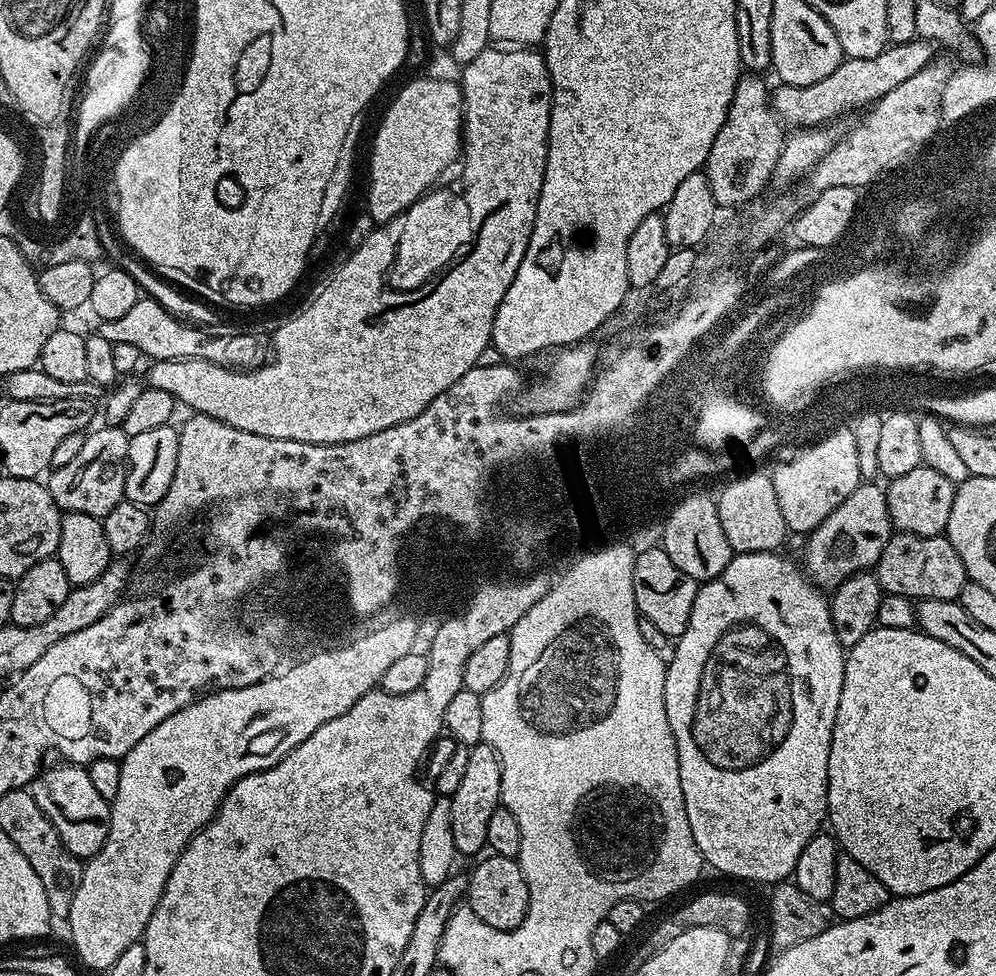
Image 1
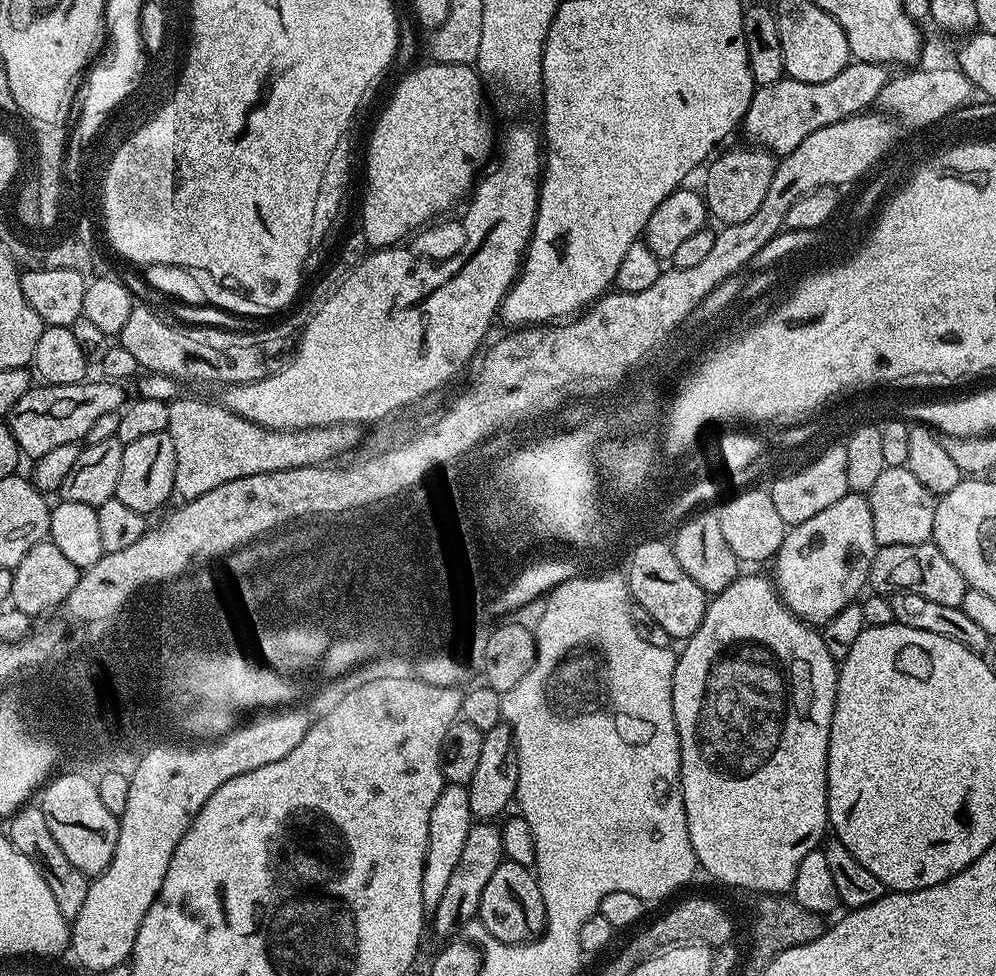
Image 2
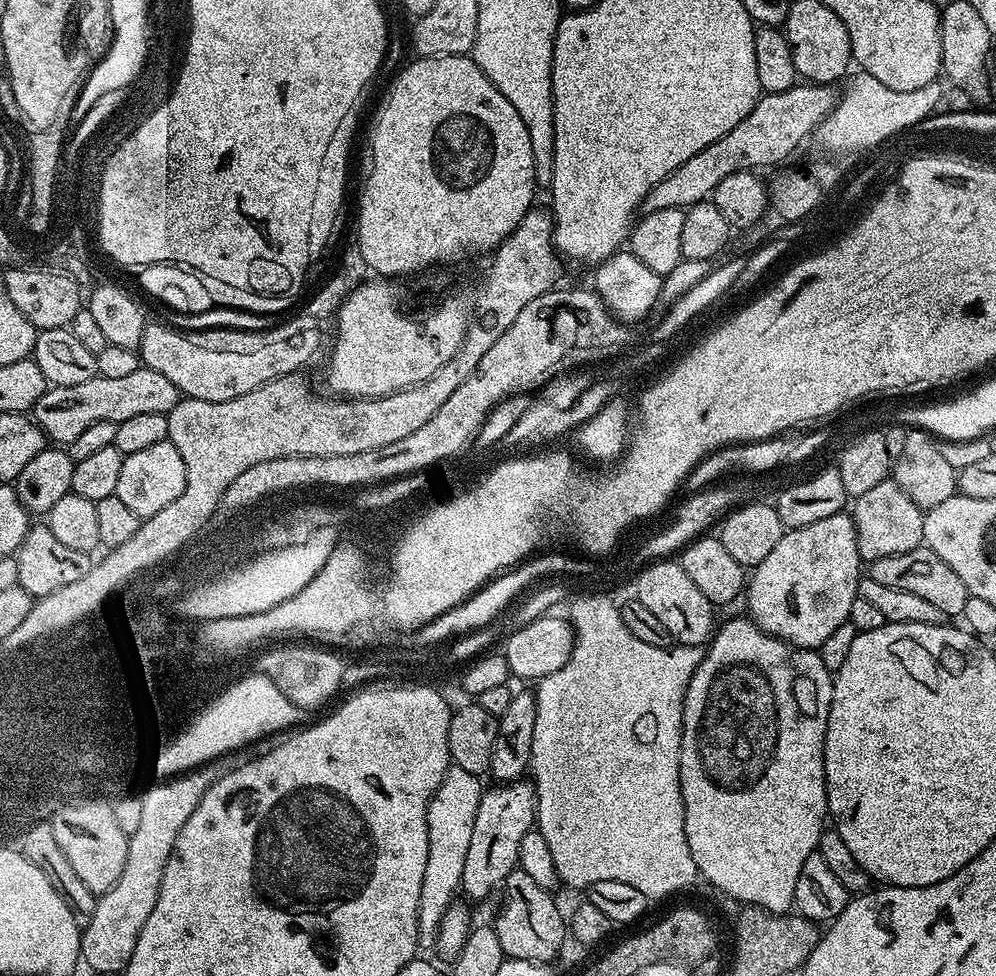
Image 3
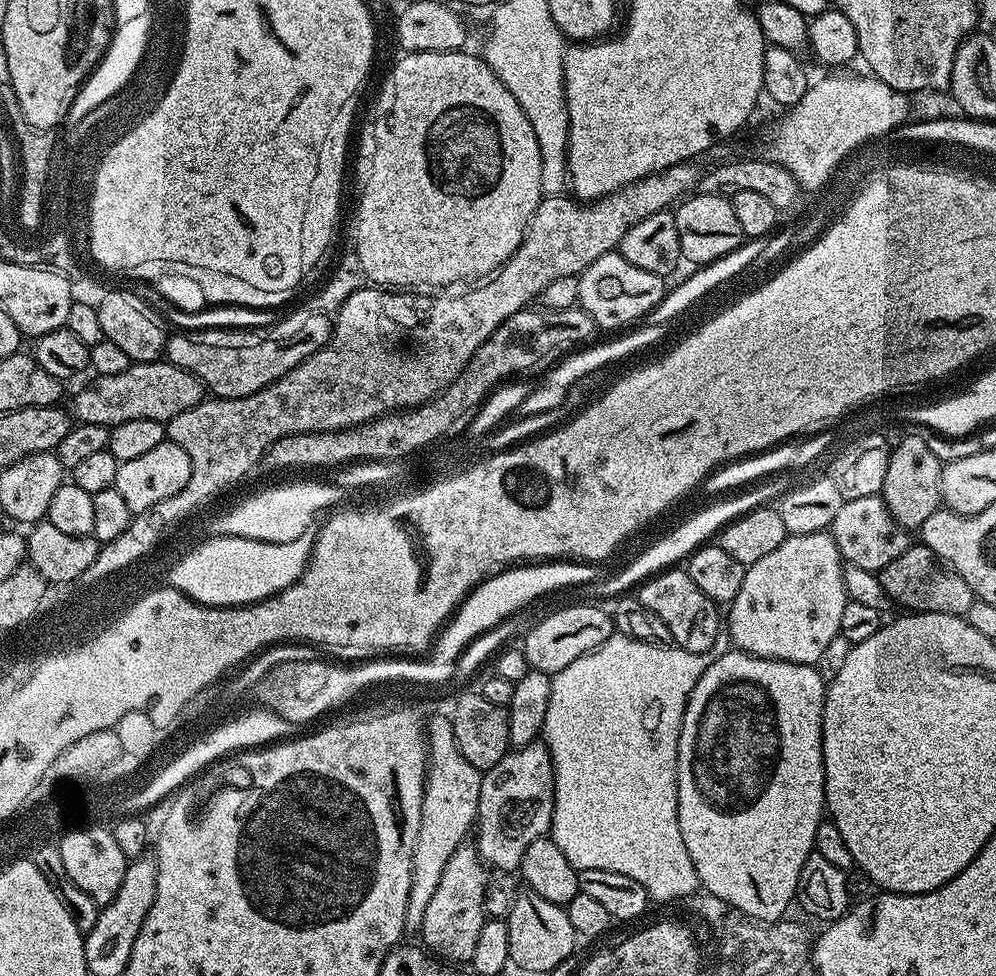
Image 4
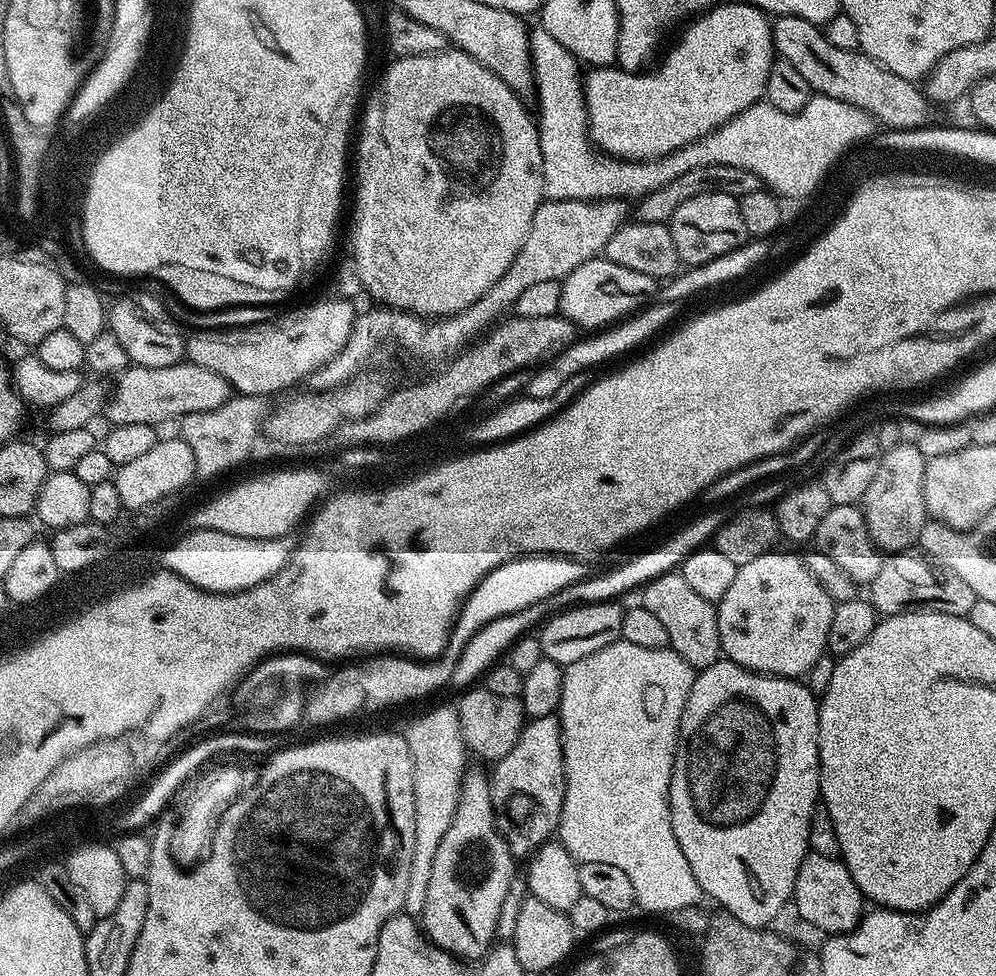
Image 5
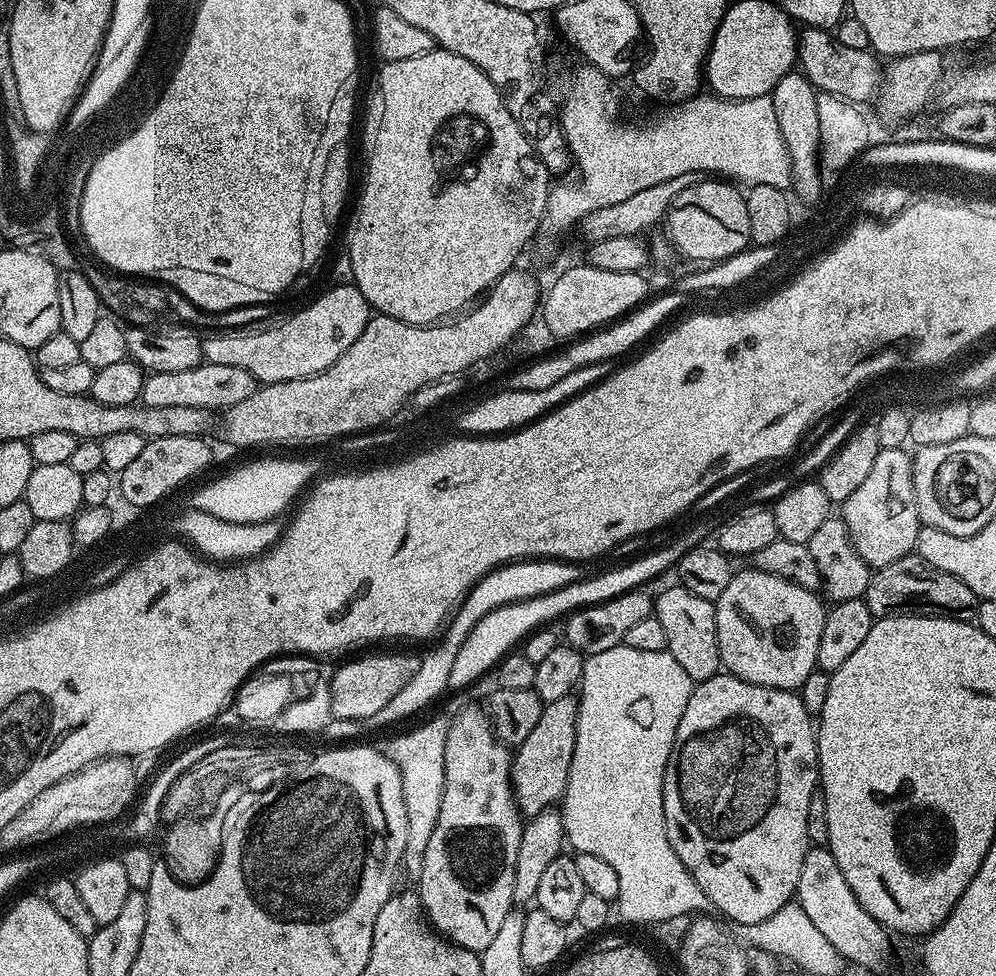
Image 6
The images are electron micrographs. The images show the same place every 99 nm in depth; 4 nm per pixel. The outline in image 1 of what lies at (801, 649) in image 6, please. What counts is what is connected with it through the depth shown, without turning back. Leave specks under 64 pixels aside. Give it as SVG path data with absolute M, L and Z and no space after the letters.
M861 482L854 490L854 494L850 494L850 498L846 498L846 502L842 502L842 506L838 506L838 510L834 510L834 514L830 514L815 530L807 533L808 545L804 548L802 567L817 588L834 590L843 580L850 578L854 573L875 569L886 542L894 535L892 519L888 513L888 495L881 485L879 488L878 485L872 483L876 482Z

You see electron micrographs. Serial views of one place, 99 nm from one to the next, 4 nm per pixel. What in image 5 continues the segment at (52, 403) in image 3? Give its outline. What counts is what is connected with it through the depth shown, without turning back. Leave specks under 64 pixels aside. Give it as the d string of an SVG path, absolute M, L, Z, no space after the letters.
M191 362L157 368L130 366L115 377L106 405L107 423L112 426L131 426L133 422L146 422L161 426L167 420L179 421L186 414L218 410L218 406L222 406L233 394L234 389L228 385L226 378L222 378L222 374L214 374L214 370L206 370L206 366Z

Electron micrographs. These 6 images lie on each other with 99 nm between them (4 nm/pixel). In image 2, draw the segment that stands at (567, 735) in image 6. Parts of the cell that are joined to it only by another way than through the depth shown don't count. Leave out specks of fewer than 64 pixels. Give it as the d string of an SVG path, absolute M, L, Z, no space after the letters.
M492 822L473 823L470 834L466 838L466 847L462 849L462 855L458 858L458 866L454 866L454 874L450 877L446 891L442 894L442 902L431 913L430 928L444 938L452 938L457 935L460 927L471 925L477 919L482 902L482 890L486 882L490 882L494 870L498 870L501 860L504 859L500 828Z

